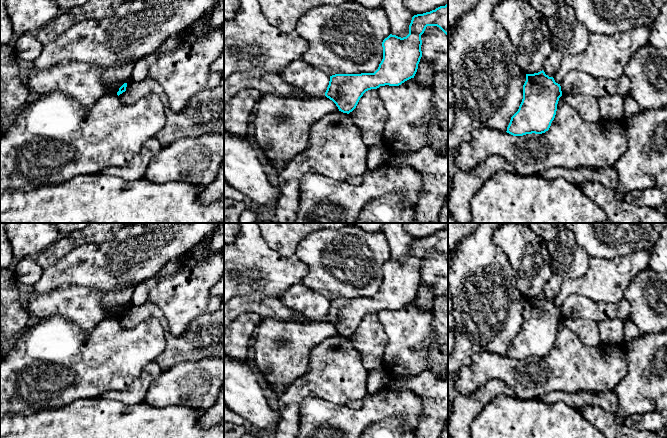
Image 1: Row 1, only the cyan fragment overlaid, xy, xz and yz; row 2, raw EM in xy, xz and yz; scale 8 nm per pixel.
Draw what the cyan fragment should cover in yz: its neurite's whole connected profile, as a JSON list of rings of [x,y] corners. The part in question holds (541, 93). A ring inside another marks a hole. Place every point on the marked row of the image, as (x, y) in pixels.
[[[543,70],[526,74],[522,102],[518,111],[511,117],[506,132],[513,136],[545,133],[555,118],[561,96],[560,84]]]

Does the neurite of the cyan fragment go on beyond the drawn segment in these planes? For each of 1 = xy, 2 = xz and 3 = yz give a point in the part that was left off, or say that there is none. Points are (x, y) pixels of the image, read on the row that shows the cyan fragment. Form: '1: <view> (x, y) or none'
1: none
2: none
3: none

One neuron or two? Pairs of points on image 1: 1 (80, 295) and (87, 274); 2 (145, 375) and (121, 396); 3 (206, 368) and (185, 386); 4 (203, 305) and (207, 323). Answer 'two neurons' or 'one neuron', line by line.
1: two neurons
2: one neuron
3: one neuron
4: two neurons

